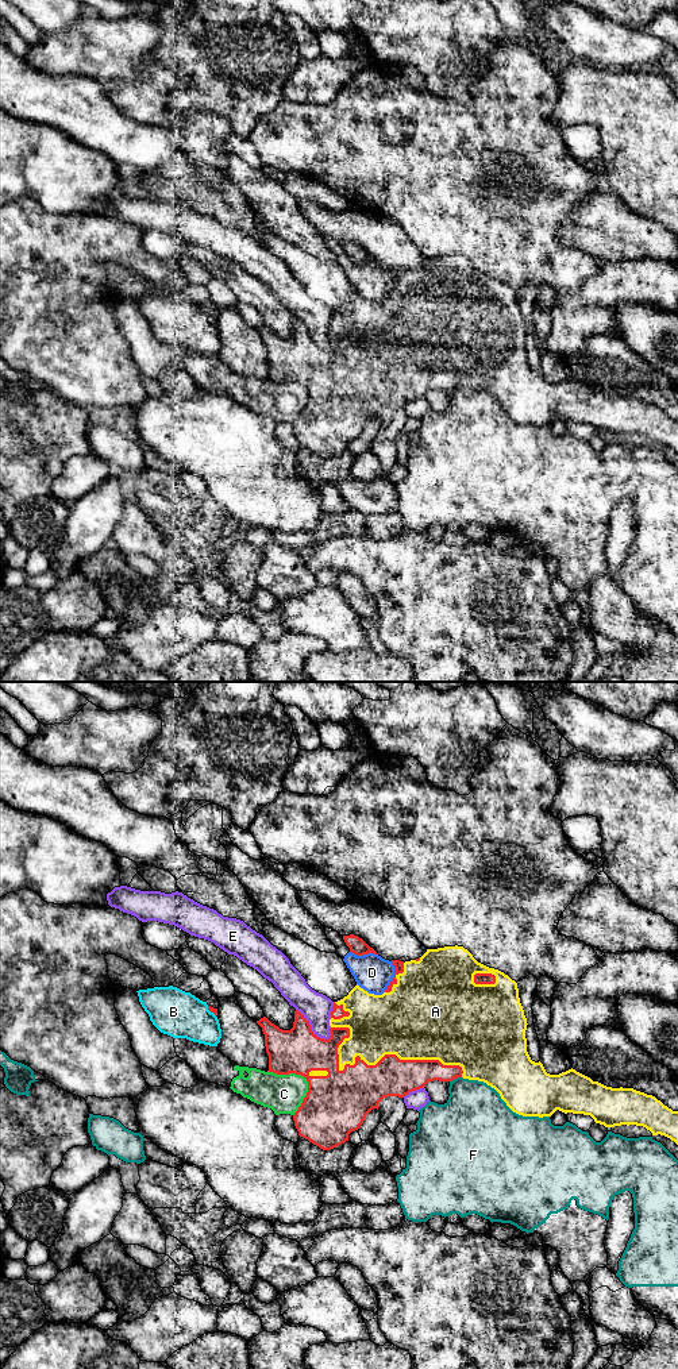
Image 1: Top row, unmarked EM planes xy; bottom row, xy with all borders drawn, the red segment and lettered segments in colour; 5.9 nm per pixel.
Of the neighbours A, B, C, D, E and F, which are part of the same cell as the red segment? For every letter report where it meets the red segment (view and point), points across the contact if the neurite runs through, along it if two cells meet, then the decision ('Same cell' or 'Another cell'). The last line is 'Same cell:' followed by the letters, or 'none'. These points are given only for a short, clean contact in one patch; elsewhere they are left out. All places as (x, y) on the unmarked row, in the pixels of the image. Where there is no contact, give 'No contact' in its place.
A: Touches red at xy (370, 374). Same cell
B: Touches red at xy (211, 320). Another cell
C: Touches red at xy (305, 386). Another cell
D: Touches red at xy (395, 285). Another cell
E: Touches red at xy (311, 338). Another cell
F: Touches red at xy (455, 386). Boundary: xy (461, 385), (450, 390). Another cell
Same cell: A

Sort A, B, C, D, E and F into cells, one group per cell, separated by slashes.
A / B / C / D / E / F

